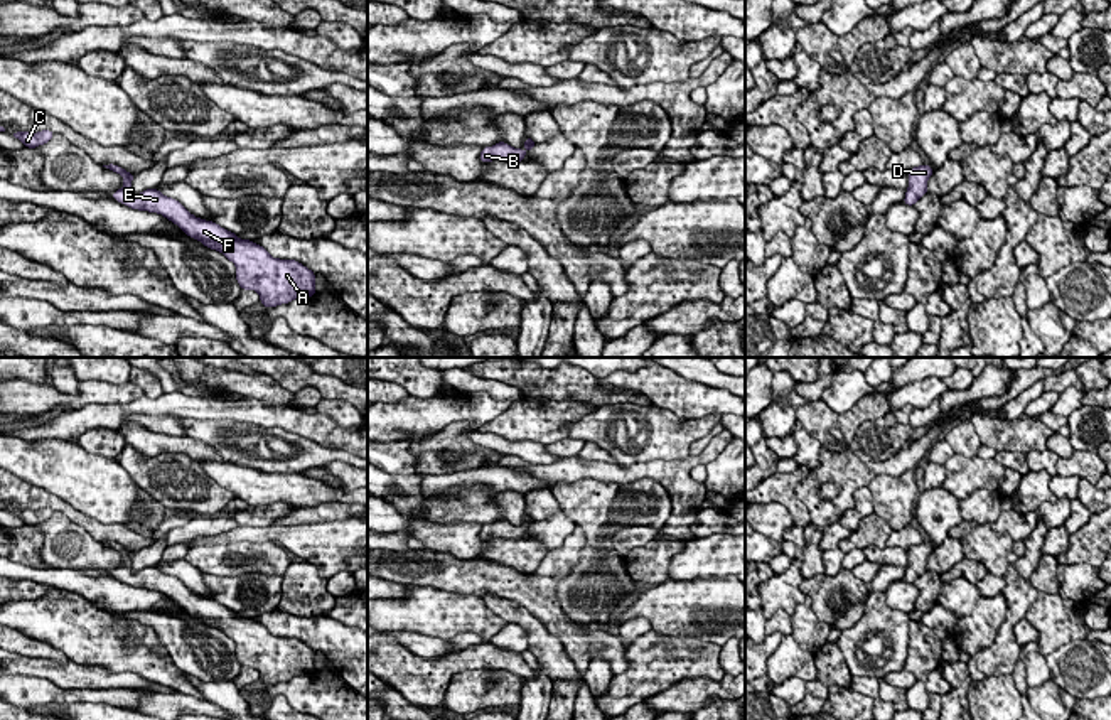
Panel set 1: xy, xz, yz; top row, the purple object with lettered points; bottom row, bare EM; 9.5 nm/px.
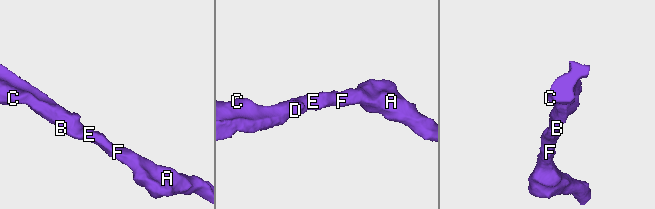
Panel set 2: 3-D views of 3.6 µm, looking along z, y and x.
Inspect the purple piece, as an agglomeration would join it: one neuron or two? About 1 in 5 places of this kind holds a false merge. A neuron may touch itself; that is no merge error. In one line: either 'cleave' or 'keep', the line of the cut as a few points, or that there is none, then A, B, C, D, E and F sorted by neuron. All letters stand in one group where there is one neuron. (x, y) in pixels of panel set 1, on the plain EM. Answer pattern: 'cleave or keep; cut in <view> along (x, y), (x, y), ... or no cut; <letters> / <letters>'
keep; no cut; A B C D E F

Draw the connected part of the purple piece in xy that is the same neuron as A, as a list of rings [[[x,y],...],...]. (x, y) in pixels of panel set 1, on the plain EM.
[[[115,541],[103,545],[123,555],[123,565],[111,572],[113,577],[131,587],[162,592],[192,617],[223,631],[234,641],[239,664],[255,668],[265,685],[271,686],[315,673],[315,651],[302,641],[273,636],[263,624],[238,615],[214,599],[196,595],[177,577],[164,573],[158,567],[147,567],[133,573],[130,567],[135,551]]]

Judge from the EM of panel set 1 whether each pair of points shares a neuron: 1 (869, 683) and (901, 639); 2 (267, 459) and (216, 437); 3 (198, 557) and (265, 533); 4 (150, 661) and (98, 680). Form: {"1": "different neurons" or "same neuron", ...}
{"1": "different neurons", "2": "same neuron", "3": "different neurons", "4": "different neurons"}

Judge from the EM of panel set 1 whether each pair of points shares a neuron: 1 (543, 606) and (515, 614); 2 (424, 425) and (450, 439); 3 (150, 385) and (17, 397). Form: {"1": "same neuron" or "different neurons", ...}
{"1": "different neurons", "2": "different neurons", "3": "different neurons"}

